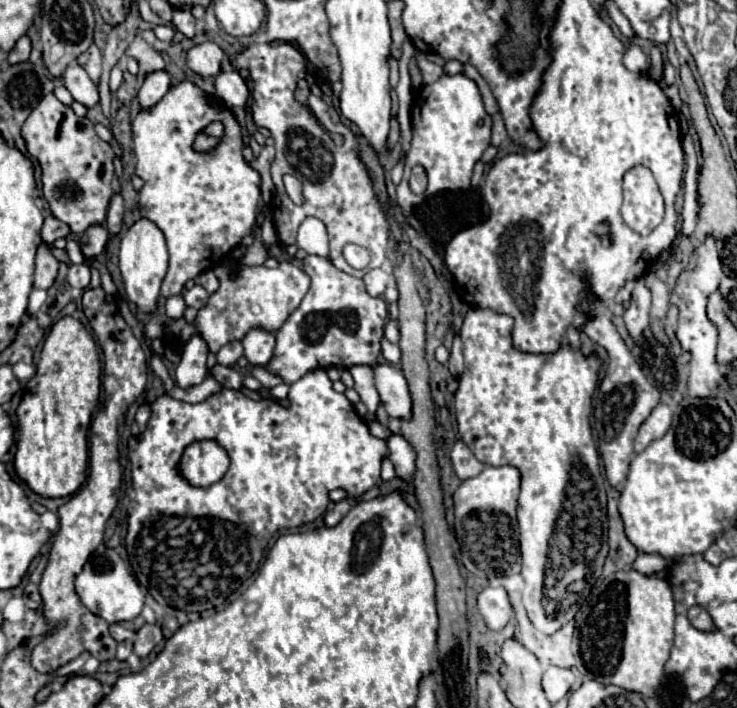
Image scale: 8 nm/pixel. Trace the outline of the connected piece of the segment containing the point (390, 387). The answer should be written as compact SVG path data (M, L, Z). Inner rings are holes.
M377 364L373 372L375 372L375 386L379 390L379 396L387 414L393 418L409 420L413 412L413 402L401 370L397 366Z

